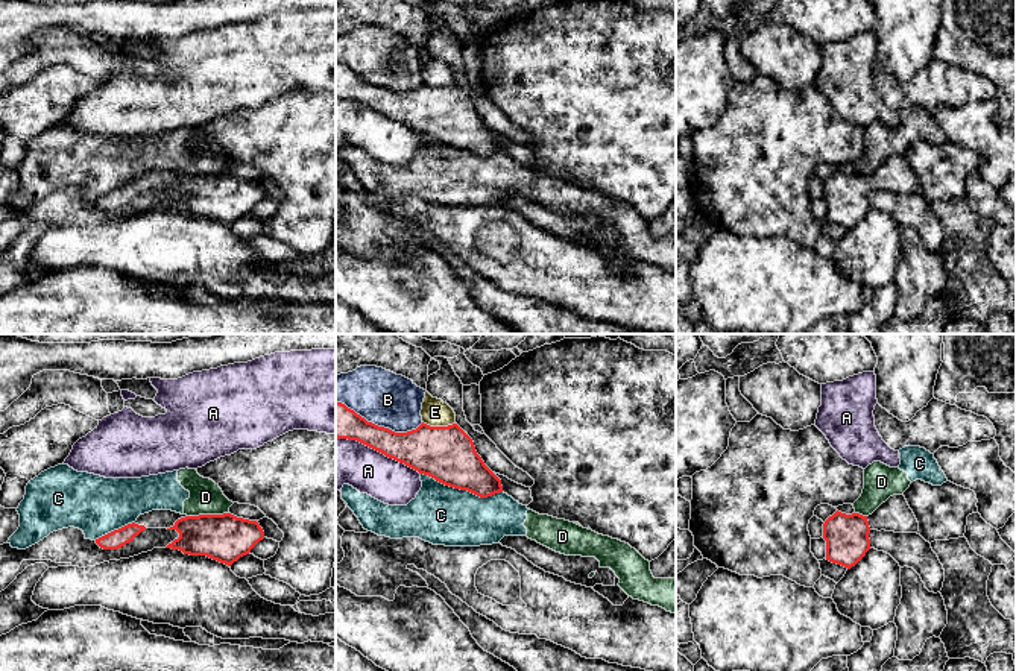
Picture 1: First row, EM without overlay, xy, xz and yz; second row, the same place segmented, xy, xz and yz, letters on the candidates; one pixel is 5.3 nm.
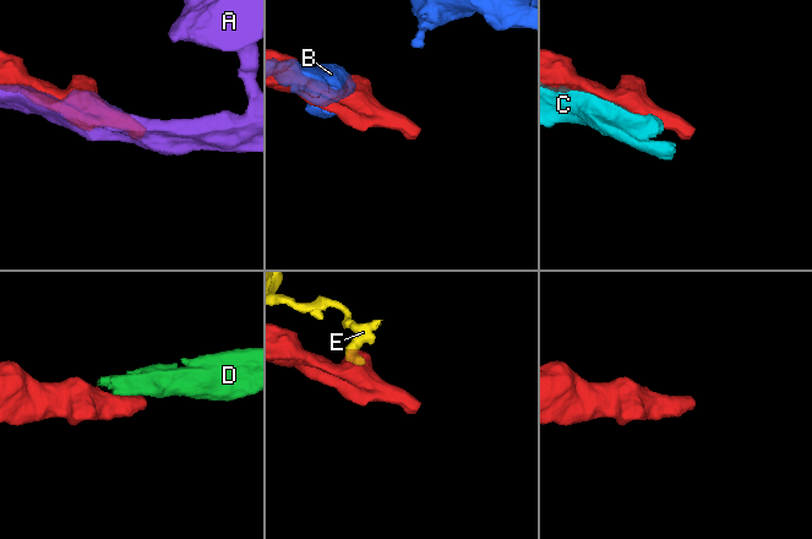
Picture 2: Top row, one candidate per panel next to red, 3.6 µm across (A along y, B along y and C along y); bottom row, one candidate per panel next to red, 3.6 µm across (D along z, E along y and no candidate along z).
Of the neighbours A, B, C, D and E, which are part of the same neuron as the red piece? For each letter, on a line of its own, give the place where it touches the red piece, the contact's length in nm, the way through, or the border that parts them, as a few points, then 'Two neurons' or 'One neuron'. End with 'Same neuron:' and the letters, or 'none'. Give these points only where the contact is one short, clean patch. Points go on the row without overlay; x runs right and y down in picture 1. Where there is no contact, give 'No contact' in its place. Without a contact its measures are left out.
A: Touches red at xz (378, 111). Shared border 480 nm. Two neurons
B: Touches red at xz (380, 87). Shared border 480 nm. Two neurons
C: Touches red at xz (462, 149). Shared border 440 nm. Two neurons
D: Touches red at xy (207, 175). Shared border 220 nm. Boundary: xy (228, 172), (187, 176). Two neurons
E: Touches red at xz (439, 87). Shared border 180 nm. Boundary: xz (422, 81), (430, 85), (454, 84). Two neurons
Same neuron: none

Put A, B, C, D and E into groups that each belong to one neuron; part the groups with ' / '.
A / B / C D / E

